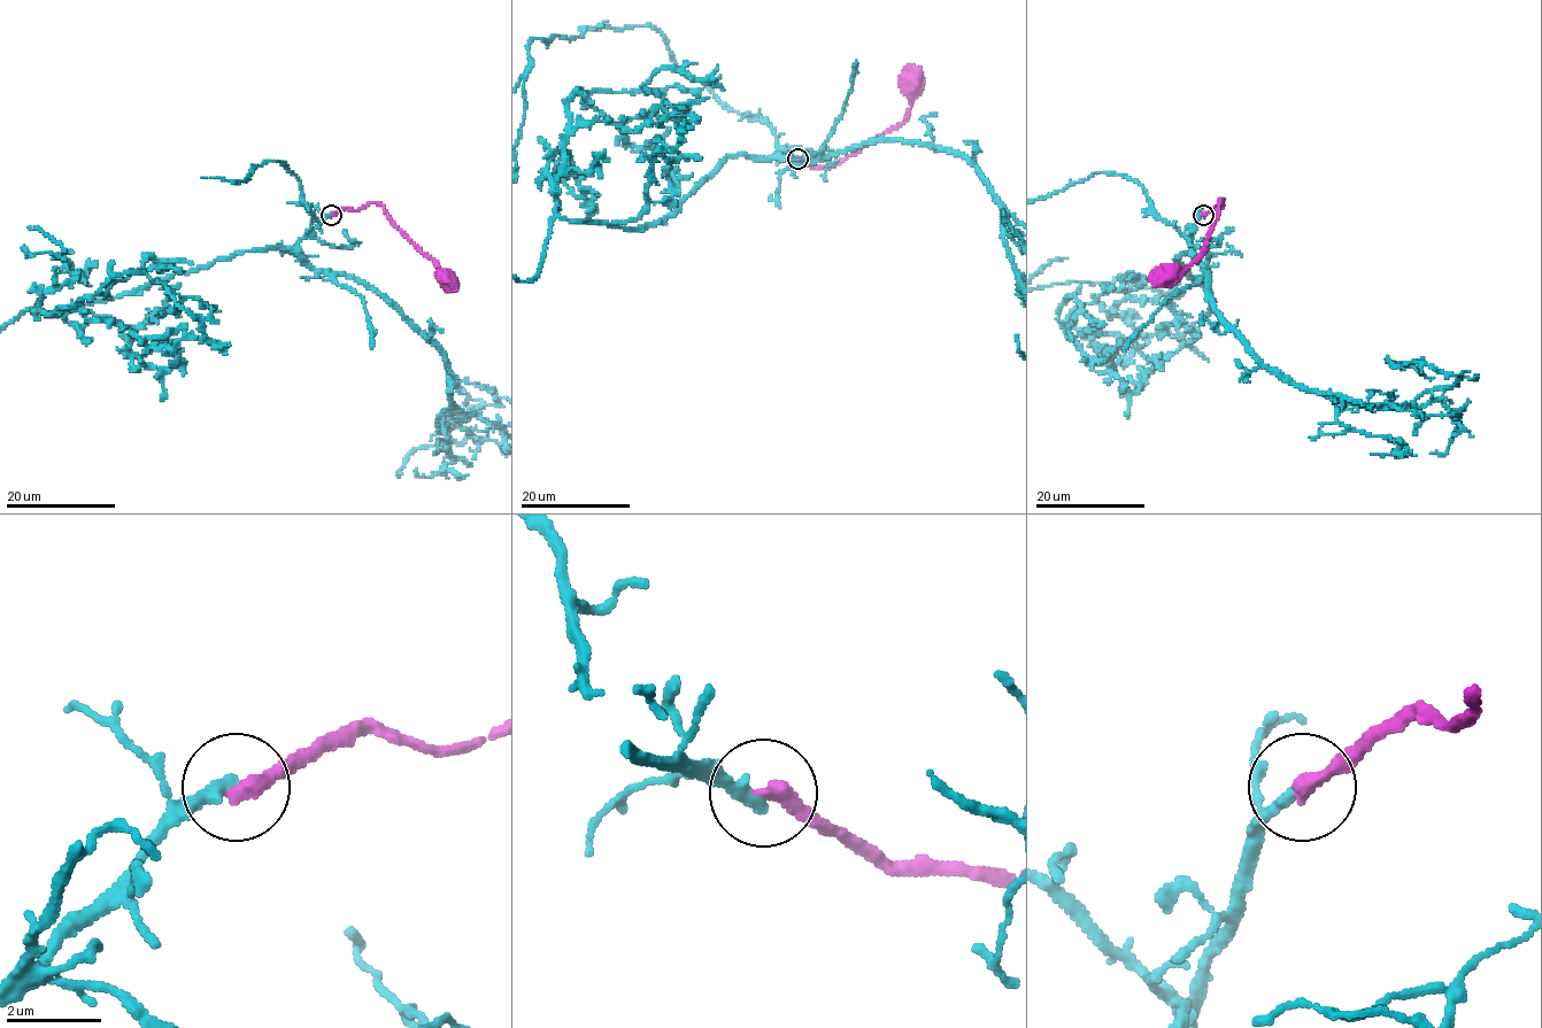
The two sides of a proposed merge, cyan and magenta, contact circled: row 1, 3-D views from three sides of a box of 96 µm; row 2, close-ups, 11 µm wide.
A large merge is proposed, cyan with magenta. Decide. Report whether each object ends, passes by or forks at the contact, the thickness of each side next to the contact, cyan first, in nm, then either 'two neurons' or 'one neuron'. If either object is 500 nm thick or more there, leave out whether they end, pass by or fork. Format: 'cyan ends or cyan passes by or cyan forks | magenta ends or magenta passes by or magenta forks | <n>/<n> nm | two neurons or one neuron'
cyan ends | magenta ends | 280/320 nm | two neurons

